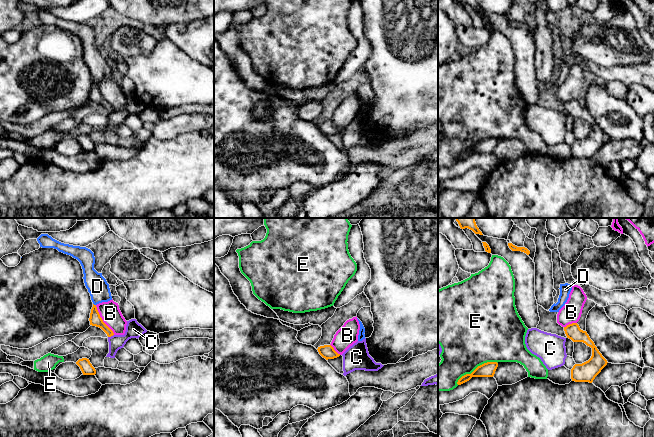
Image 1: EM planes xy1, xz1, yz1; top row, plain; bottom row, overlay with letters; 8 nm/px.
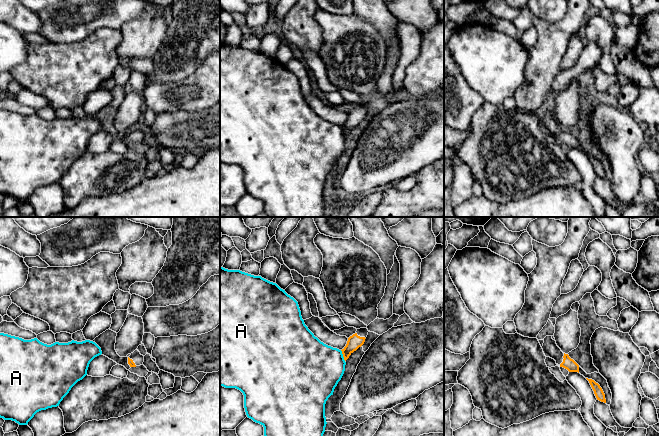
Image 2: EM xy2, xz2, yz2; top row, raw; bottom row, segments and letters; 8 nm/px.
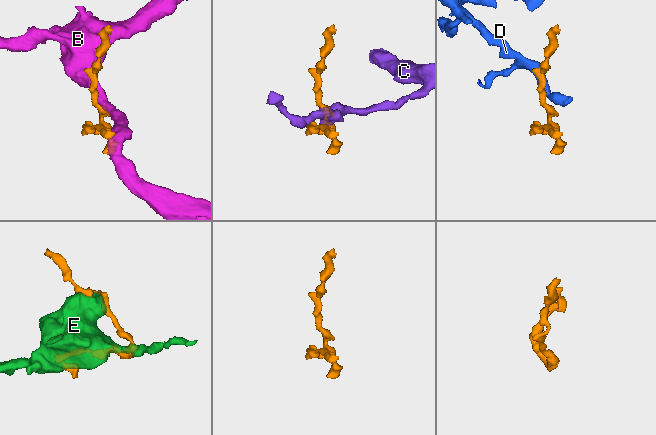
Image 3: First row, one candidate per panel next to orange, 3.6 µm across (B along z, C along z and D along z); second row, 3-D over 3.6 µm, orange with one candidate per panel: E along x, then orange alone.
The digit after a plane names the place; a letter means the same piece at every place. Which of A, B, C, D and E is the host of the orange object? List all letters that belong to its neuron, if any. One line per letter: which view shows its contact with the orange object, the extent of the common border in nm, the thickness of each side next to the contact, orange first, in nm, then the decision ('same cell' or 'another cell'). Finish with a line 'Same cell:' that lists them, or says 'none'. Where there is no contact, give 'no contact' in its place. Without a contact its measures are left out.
A: contact in xz2; length 100 nm; calibres 110 and 420 nm; another cell
B: contact in xy1; length 280 nm; calibres 100 and 160 nm; another cell
C: contact in xy1; length 50 nm; calibres 100 and 130 nm; another cell
D: contact in xy1; length 30 nm; calibres 100 and 170 nm; another cell
E: contact in yz1; length 380 nm; calibres 120 and 480 nm; another cell
Same cell: none

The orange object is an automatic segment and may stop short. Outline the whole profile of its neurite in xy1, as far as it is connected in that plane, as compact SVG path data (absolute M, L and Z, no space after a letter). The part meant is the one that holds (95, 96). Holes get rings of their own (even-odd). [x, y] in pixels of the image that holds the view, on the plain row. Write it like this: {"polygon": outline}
{"polygon": "M94 80L91 85L89 97L90 97L90 101L101 104L107 110L108 113L114 111L113 107L103 98L97 86L96 81Z"}

